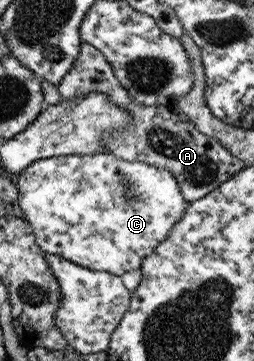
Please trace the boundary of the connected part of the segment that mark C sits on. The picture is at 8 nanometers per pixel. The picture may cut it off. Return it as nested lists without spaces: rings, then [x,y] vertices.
[[[106,151],[101,154],[70,154],[34,161],[22,170],[16,185],[19,189],[16,202],[22,209],[23,218],[31,225],[35,242],[43,252],[119,277],[128,271],[140,269],[142,261],[168,237],[168,232],[188,208],[180,185],[168,169],[140,161],[124,161]]]

